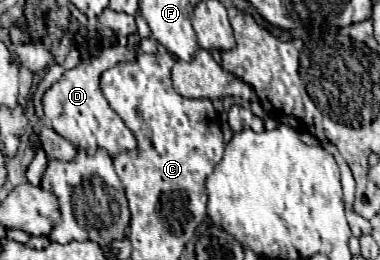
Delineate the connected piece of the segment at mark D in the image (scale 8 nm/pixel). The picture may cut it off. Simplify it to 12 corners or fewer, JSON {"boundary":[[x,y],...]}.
{"boundary":[[127,46],[81,60],[43,94],[45,122],[87,152],[135,138],[99,78]]}

